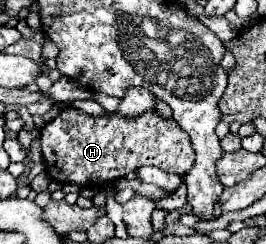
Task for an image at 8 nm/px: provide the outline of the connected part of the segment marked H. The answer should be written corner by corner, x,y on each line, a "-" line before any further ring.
66,107
56,119
44,125
40,131
40,143
46,173
50,171
50,175
60,183
112,183
142,165
154,165
166,173
184,177
194,163
188,133
184,133
174,119
164,119
156,111
146,111
138,117
124,117
120,113
96,117
74,107

